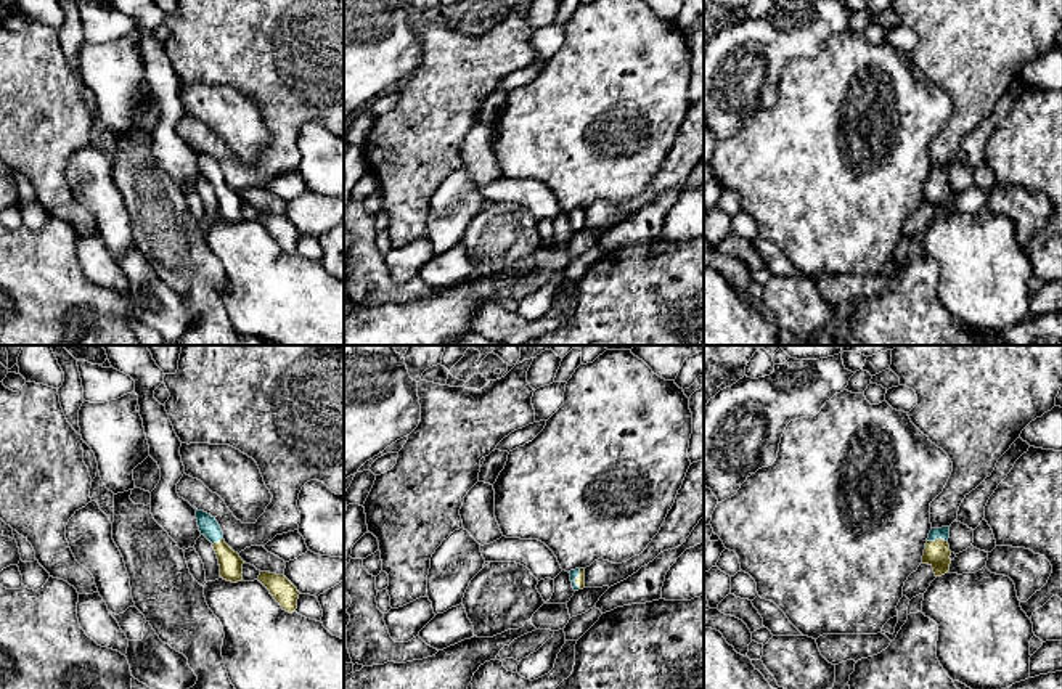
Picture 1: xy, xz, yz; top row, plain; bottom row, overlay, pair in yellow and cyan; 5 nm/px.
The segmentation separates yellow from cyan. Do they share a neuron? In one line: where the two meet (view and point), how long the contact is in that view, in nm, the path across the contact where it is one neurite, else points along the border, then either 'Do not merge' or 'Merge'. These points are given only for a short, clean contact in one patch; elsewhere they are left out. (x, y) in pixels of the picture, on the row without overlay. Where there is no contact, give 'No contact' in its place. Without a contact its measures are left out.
Touches yellow at yz (939, 179). Shared border 100 nm. Path across: yz (937, 193), (939, 179), (943, 172). Merge

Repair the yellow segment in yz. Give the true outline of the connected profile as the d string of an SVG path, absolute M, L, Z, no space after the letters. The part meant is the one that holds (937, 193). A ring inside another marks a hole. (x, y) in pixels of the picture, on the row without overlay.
M950 167L932 169L925 183L921 204L929 204L935 217L948 214L951 204L951 191L948 185Z

